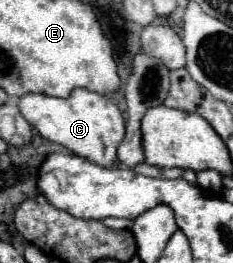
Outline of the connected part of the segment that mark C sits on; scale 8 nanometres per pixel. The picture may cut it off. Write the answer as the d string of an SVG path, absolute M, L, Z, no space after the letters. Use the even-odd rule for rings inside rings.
M73 90L69 98L47 98L43 94L27 94L19 98L19 110L39 134L55 144L65 146L73 154L89 160L91 164L113 168L117 166L117 148L125 134L125 122L119 108L103 94L91 90Z

